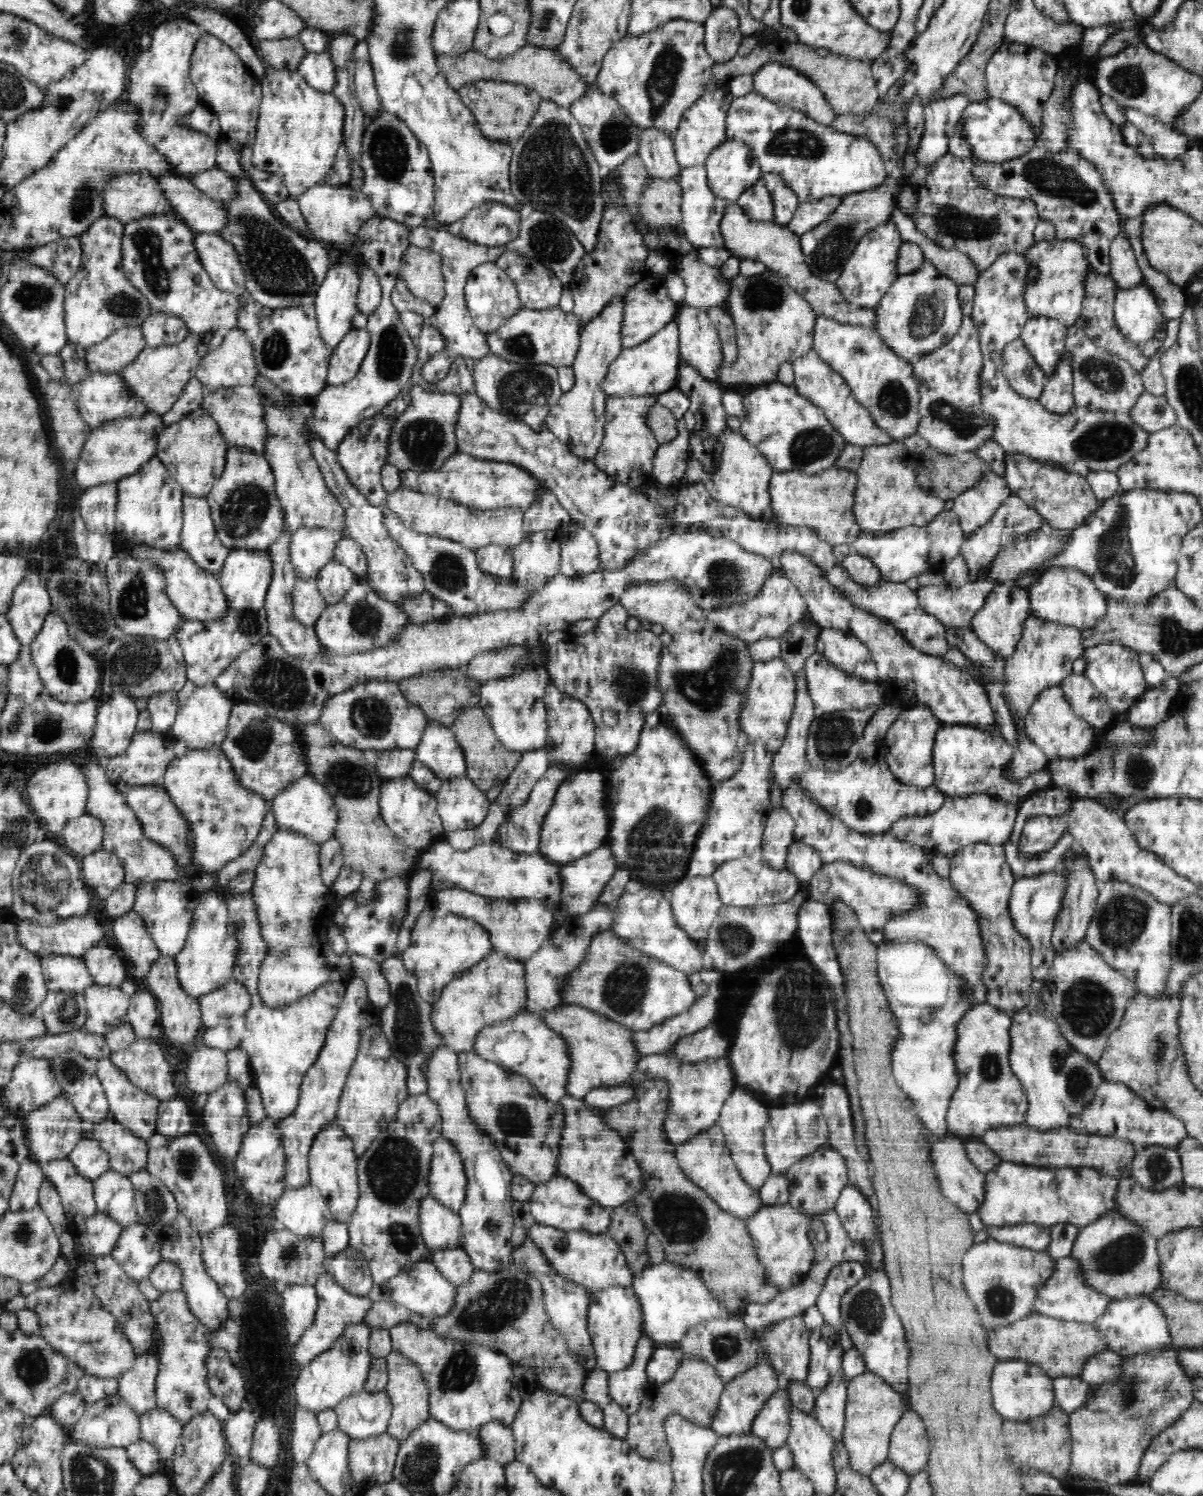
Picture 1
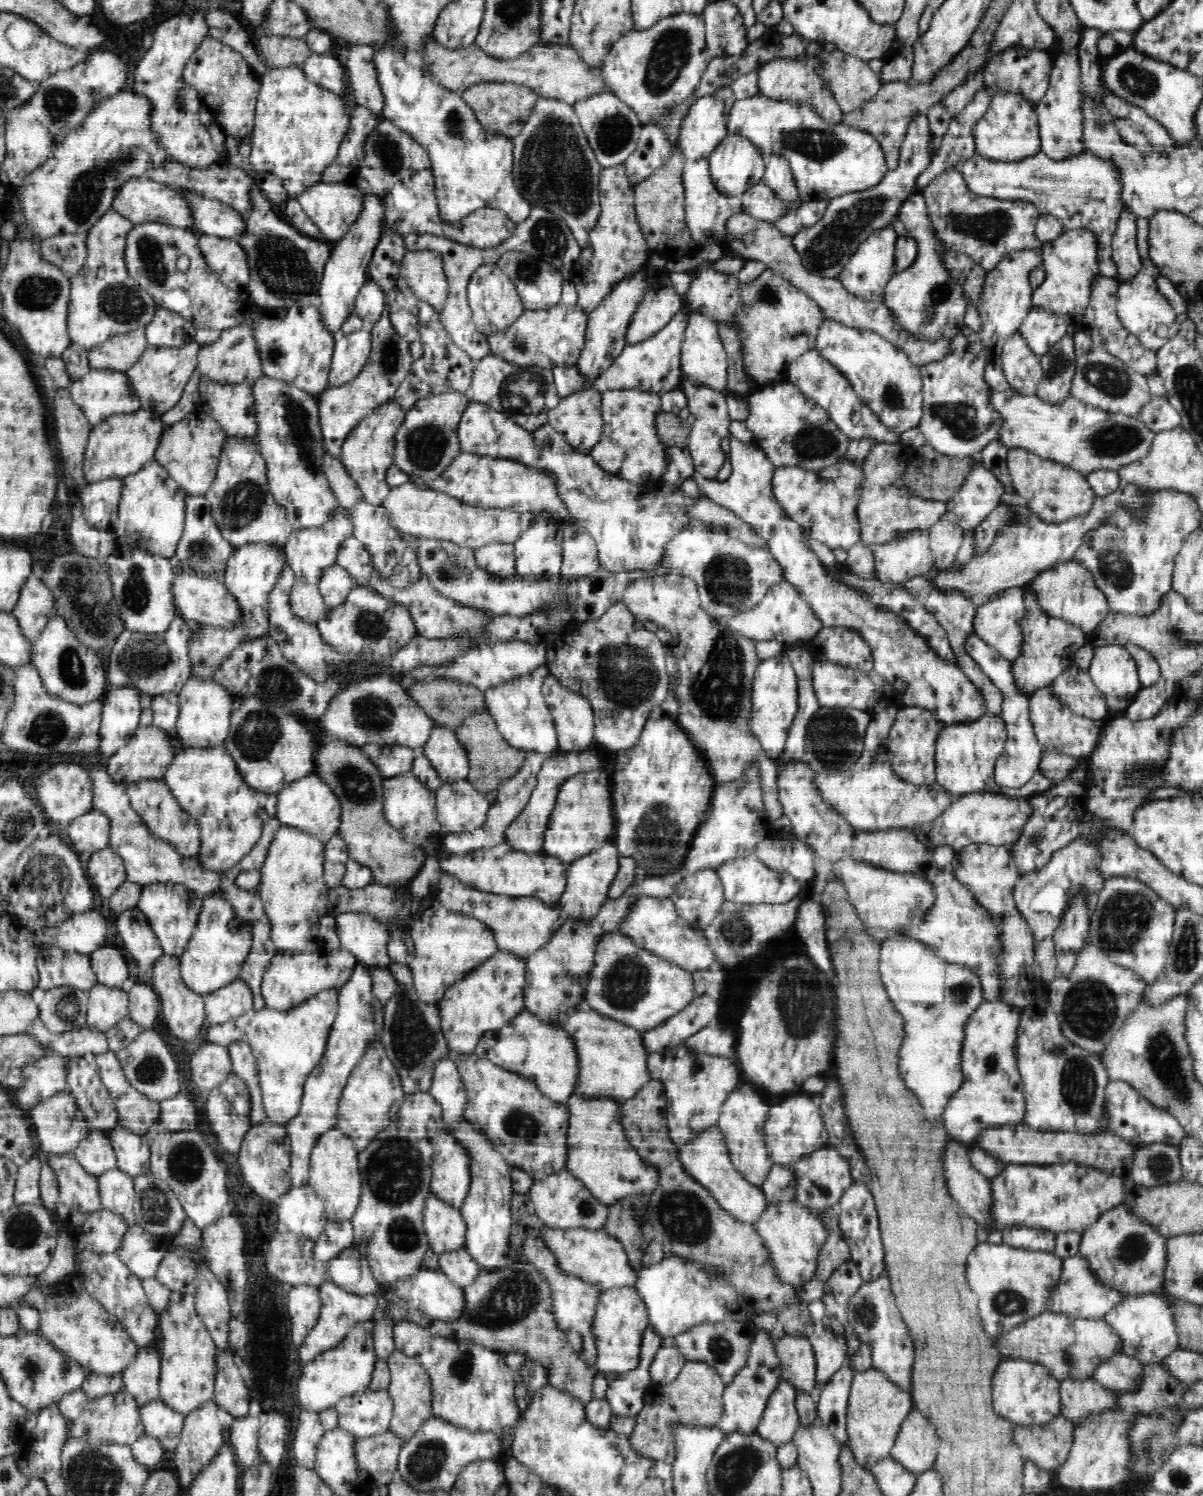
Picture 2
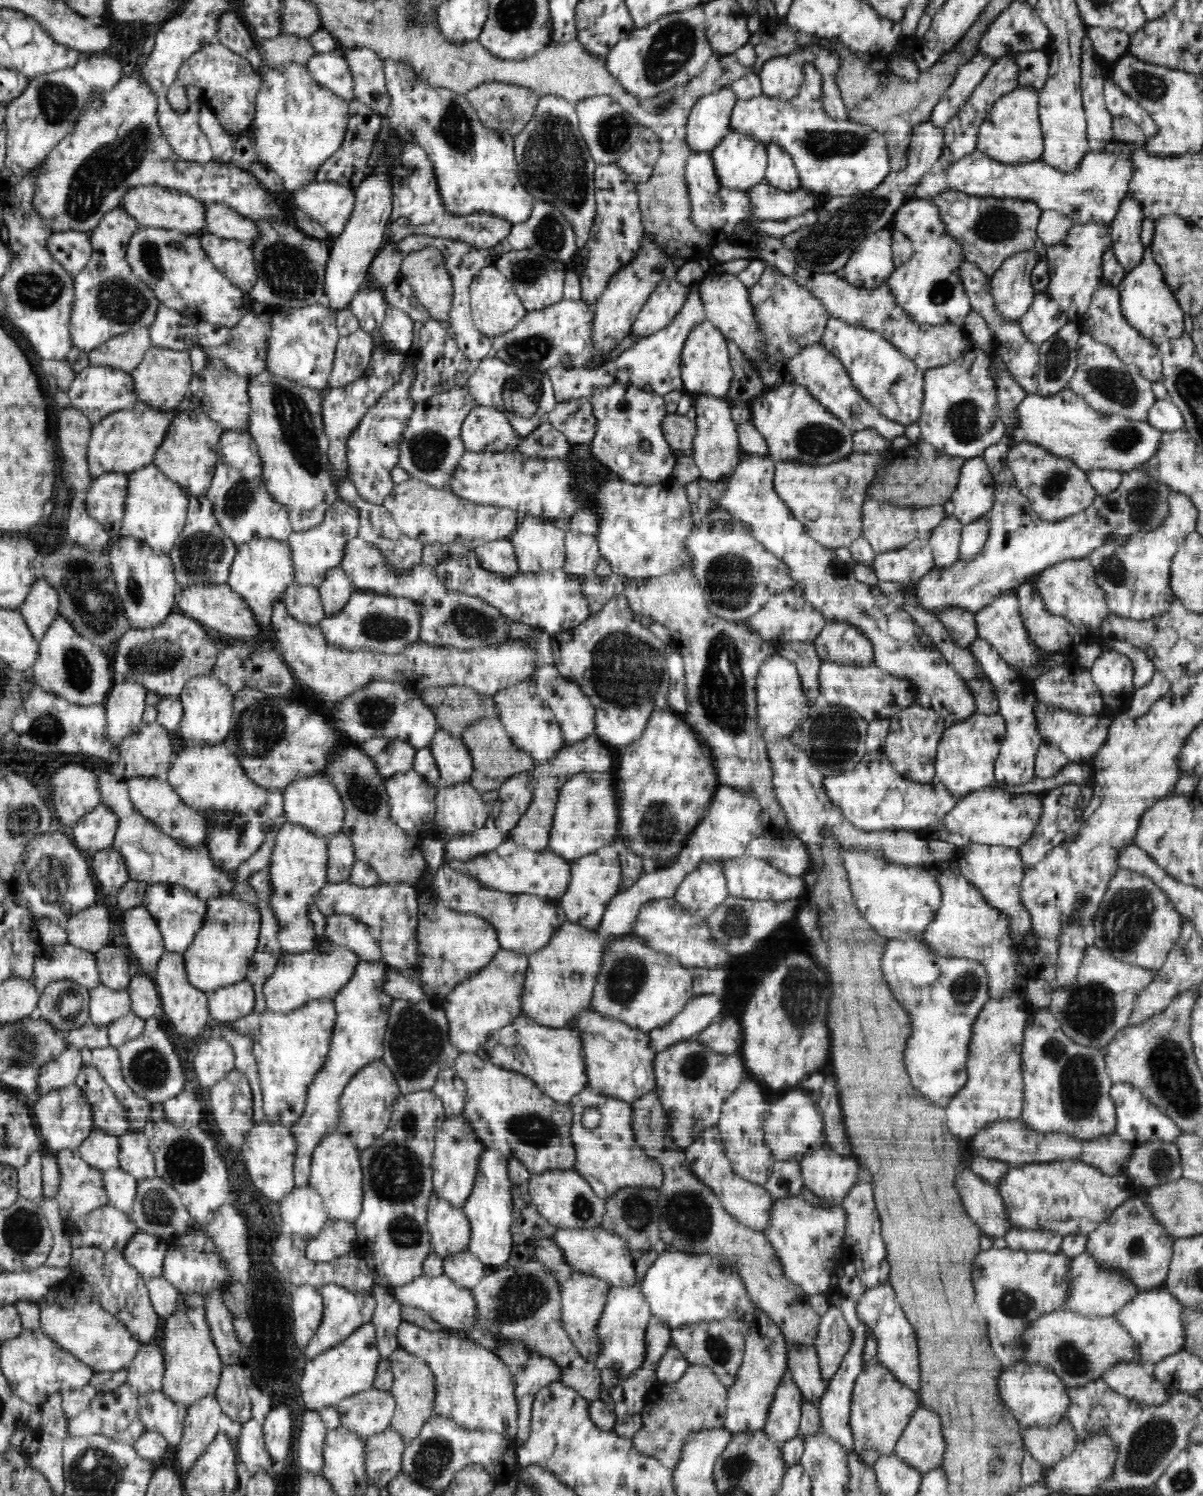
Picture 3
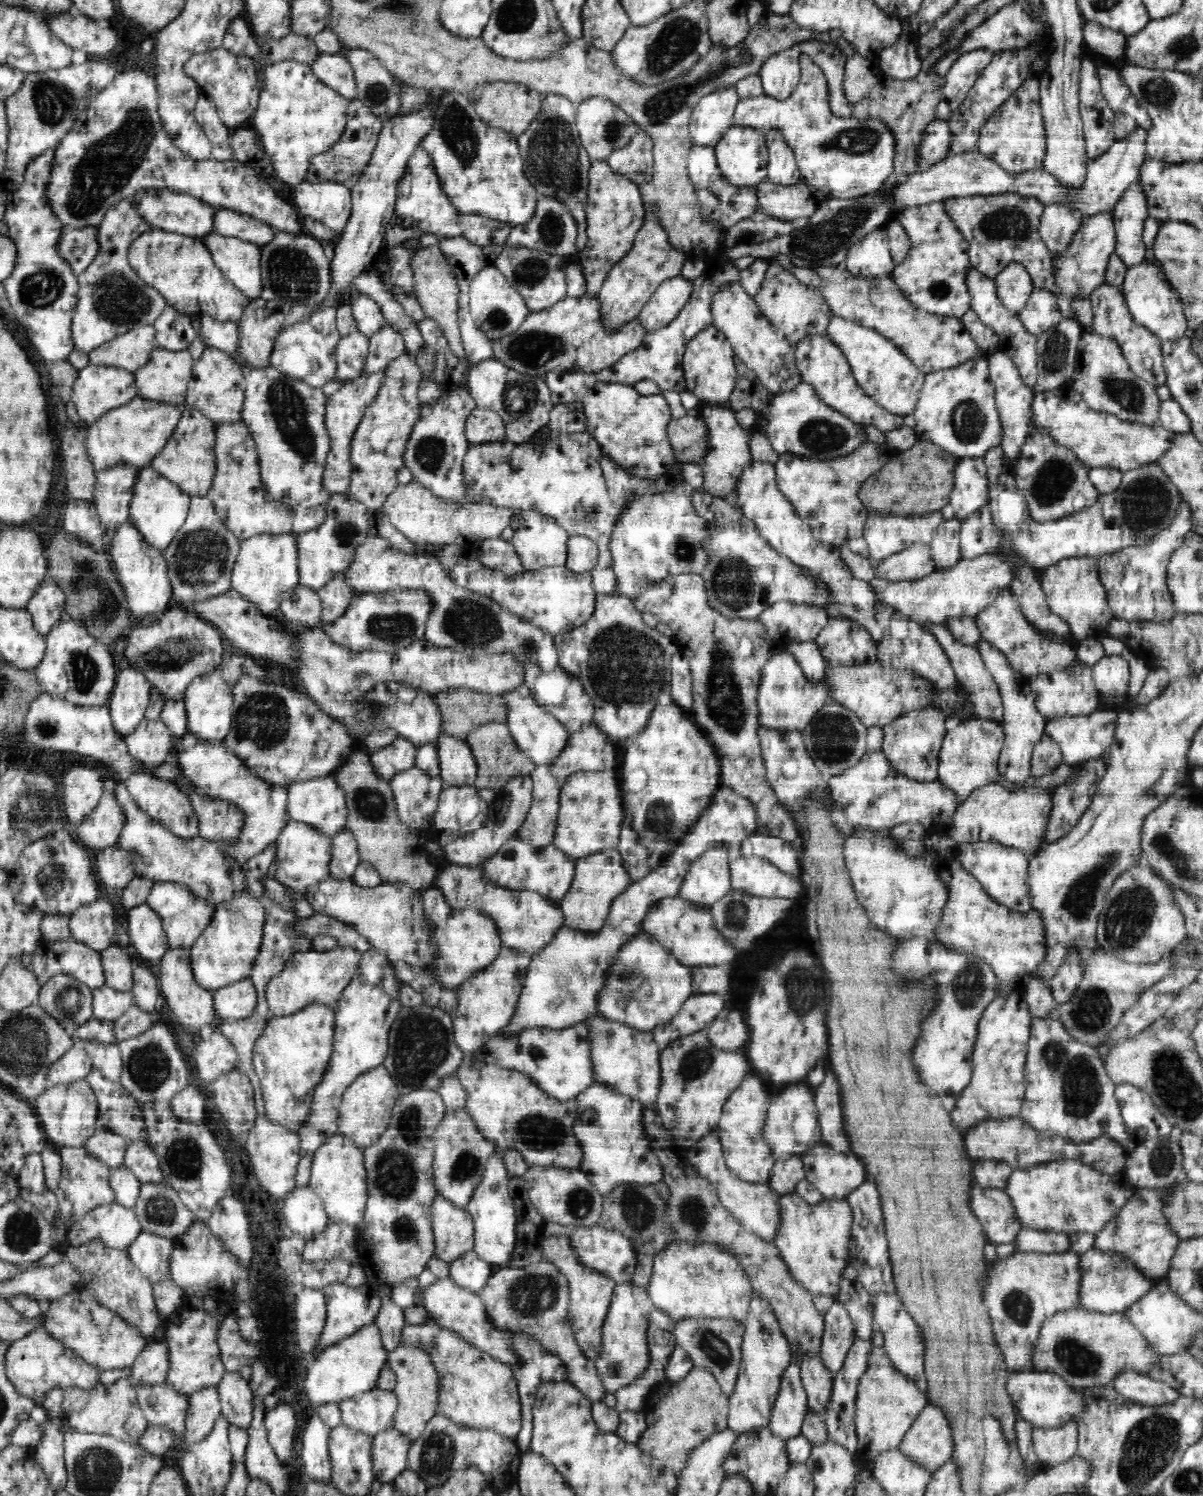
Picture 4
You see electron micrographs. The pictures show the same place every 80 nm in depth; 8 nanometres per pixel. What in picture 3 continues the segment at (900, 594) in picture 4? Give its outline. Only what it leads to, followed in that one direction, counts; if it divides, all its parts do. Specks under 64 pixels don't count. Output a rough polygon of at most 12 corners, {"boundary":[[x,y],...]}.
{"boundary":[[1008,467],[972,559],[906,583],[903,604],[976,614],[1003,591],[1167,517],[1170,487],[1134,470],[1081,513],[1044,521]]}

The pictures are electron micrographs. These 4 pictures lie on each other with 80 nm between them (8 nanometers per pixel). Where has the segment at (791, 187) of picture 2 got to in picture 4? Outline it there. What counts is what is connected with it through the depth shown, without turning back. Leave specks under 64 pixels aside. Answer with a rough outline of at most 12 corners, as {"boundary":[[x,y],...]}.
{"boundary":[[775,129],[765,137],[769,150],[766,180],[799,185],[795,154]]}

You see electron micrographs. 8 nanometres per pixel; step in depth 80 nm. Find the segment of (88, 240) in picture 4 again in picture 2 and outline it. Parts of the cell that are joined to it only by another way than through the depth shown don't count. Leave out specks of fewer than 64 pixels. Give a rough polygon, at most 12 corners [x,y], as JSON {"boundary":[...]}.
{"boundary":[[86,234],[42,239],[41,258],[73,277],[87,259]]}

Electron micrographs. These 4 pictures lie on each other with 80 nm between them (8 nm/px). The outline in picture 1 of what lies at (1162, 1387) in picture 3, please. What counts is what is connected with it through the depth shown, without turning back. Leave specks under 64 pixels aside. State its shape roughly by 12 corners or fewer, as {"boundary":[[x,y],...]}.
{"boundary":[[1106,1350],[1085,1362],[1092,1386],[1115,1383],[1123,1357]]}

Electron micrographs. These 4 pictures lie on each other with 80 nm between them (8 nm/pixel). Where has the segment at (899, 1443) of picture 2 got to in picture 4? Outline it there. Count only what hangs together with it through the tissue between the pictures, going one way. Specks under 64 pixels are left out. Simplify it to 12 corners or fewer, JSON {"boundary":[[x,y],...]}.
{"boundary":[[929,1404],[898,1450],[928,1470],[954,1458],[950,1421]]}

